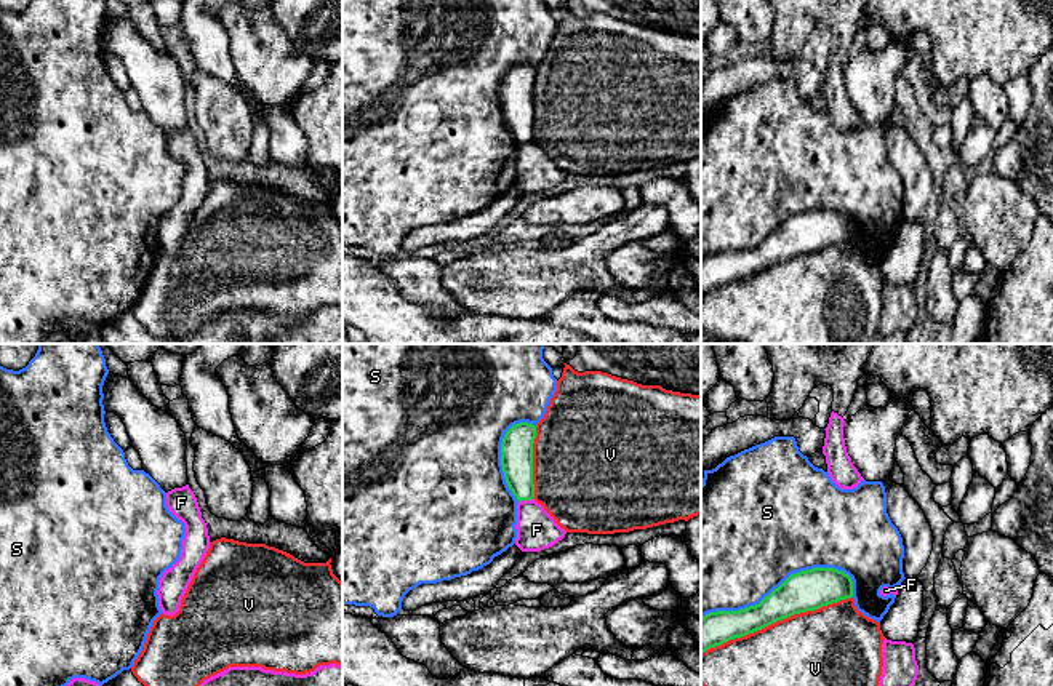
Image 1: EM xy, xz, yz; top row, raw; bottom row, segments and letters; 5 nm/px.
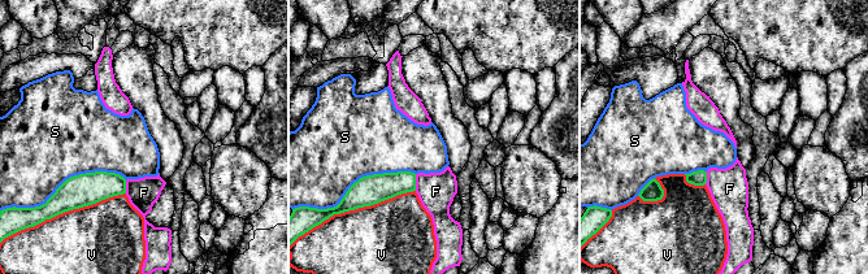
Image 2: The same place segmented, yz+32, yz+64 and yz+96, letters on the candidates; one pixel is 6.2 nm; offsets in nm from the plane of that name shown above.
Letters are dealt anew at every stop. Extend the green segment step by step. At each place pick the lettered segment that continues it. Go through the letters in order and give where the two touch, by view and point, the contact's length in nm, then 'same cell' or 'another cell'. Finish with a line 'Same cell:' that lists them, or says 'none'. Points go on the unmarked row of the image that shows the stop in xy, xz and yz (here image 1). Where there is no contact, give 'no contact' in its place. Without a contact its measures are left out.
F: meets green in xz at (525, 141); contact 80 nm long; another cell
S: meets green in yz at (778, 229); contact 800 nm long; another cell
V: meets green in yz at (776, 263); contact 800 nm long; another cell
Same cell: none

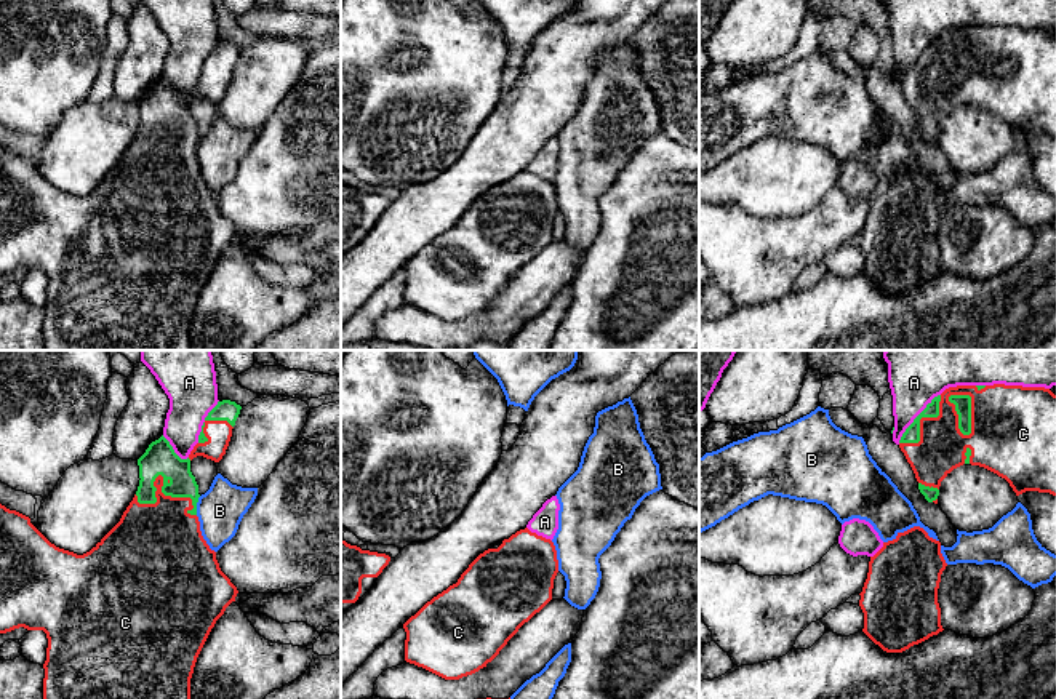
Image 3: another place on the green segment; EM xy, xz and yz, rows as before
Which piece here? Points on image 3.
A: meets green in yz at (916, 59); contact 320 nm long; another cell
B: meets green in xy at (196, 147); contact 100 nm long; another cell
C: meets green in xy at (164, 123); contact 320 nm long; same cell
Same cell: C

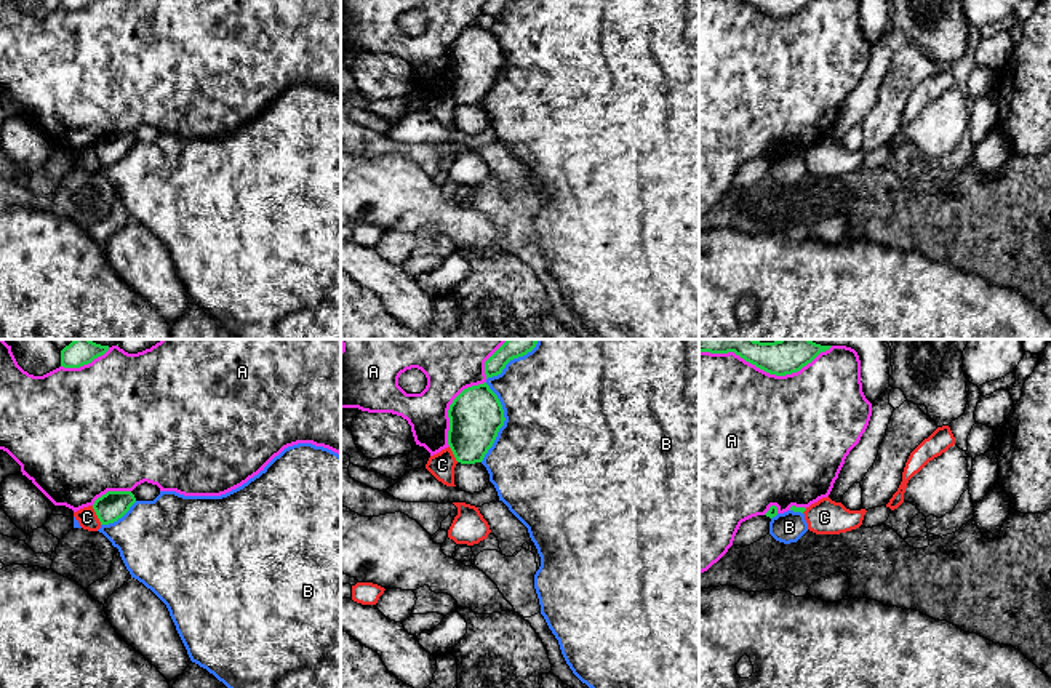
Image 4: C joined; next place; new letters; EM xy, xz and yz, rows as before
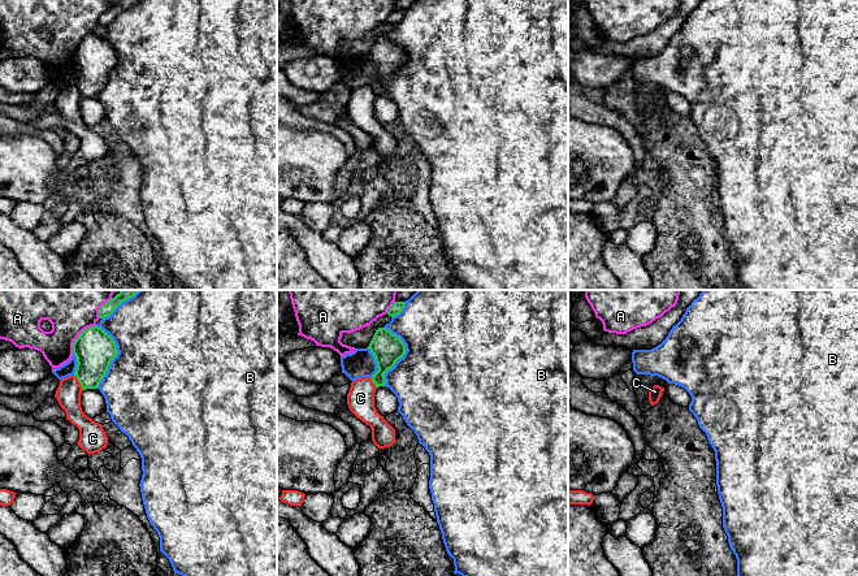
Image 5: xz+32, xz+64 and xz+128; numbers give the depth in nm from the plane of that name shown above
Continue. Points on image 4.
A: meets green in xz at (450, 48); contact 380 nm long; another cell
B: meets green in xz at (503, 64); contact 400 nm long; another cell
C: meets green in xy at (96, 156); contact 110 nm long; another cell
Same cell: none

